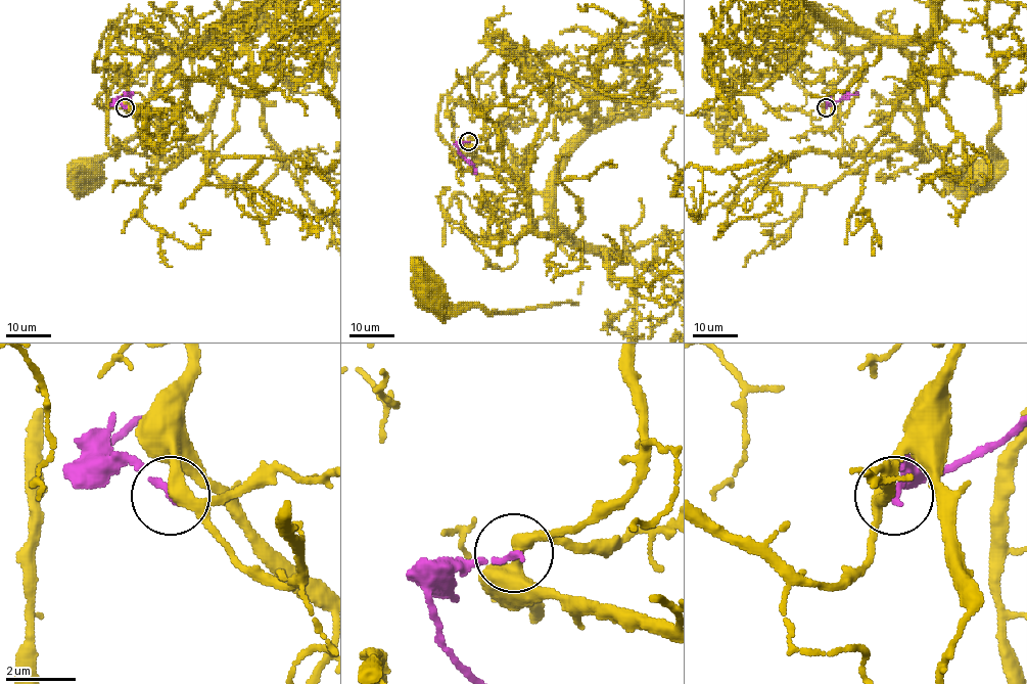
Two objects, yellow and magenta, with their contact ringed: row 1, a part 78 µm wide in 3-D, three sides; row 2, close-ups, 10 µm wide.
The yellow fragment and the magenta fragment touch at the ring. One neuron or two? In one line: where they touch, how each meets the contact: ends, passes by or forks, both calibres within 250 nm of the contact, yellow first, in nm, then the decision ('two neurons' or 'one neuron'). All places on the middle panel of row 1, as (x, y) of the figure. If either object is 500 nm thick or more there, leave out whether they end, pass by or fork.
place (468, 141); yellow passes by; magenta ends; calibres 360 and 180 nm; two neurons

